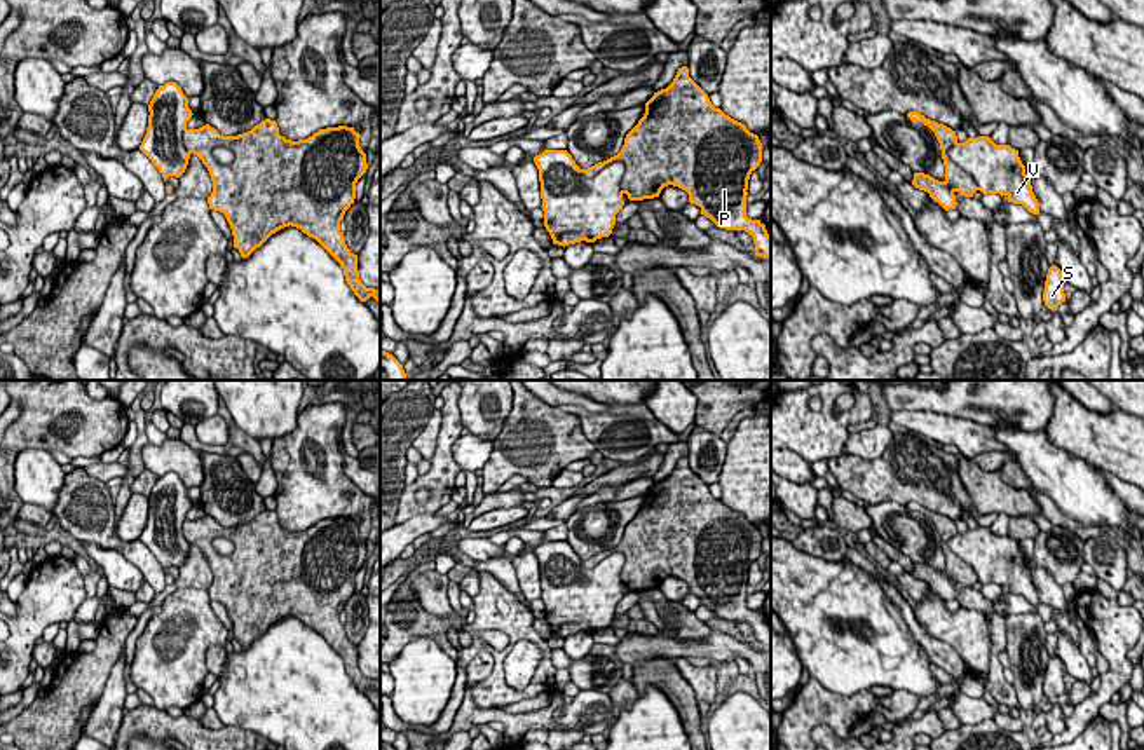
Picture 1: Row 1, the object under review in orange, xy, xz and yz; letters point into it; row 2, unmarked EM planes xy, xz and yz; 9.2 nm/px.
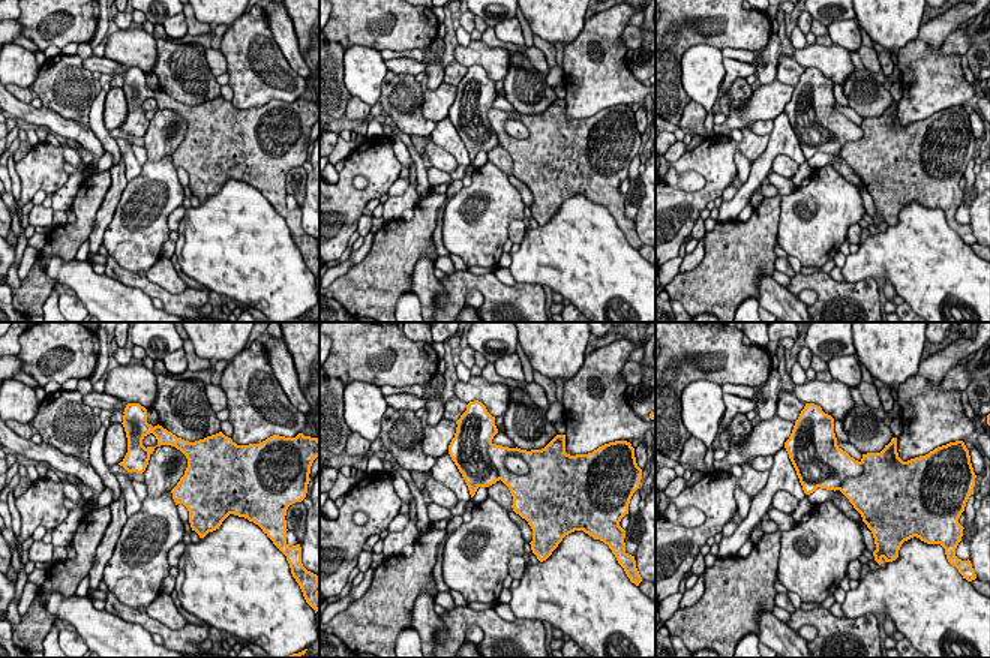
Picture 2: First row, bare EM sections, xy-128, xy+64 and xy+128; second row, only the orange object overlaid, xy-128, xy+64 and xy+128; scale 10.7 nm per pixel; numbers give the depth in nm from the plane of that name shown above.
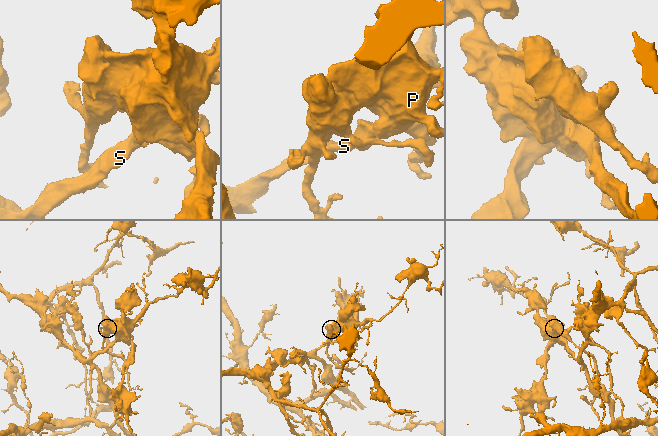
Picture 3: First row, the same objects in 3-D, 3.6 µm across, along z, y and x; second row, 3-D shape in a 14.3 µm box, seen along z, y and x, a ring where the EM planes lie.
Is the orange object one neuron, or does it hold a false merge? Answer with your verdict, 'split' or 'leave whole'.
split

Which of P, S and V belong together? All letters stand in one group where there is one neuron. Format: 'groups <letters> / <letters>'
groups P S / V

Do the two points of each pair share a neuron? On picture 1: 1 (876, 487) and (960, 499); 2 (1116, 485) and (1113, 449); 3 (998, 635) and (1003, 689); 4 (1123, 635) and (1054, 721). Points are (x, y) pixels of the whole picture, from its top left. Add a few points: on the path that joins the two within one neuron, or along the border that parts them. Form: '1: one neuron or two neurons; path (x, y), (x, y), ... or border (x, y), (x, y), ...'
1: one neuron; path (897, 487), (939, 487)
2: two neurons; border (1097, 466), (1125, 482)
3: one neuron; path (996, 649), (996, 675)
4: two neurons; border (1068, 719), (1062, 731)

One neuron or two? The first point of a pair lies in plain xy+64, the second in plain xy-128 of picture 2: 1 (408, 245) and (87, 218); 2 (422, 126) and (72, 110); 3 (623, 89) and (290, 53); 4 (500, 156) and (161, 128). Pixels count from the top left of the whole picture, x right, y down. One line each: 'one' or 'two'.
1: one
2: one
3: two
4: one

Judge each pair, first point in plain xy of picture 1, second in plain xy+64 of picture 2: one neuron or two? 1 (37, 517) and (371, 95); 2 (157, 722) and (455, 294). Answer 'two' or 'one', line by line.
1: two
2: one

